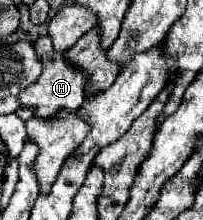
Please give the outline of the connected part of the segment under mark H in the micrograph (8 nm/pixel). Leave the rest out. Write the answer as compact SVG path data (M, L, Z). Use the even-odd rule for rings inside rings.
M48 35L40 37L34 43L34 49L38 51L38 57L42 61L42 75L38 77L36 83L26 87L26 91L22 91L22 95L18 95L20 105L22 107L34 107L38 119L52 119L60 109L76 111L78 107L82 107L82 103L84 103L84 93L82 91L84 91L86 77L78 69L68 67L68 63L64 61L64 55L52 49L52 41L50 41Z

